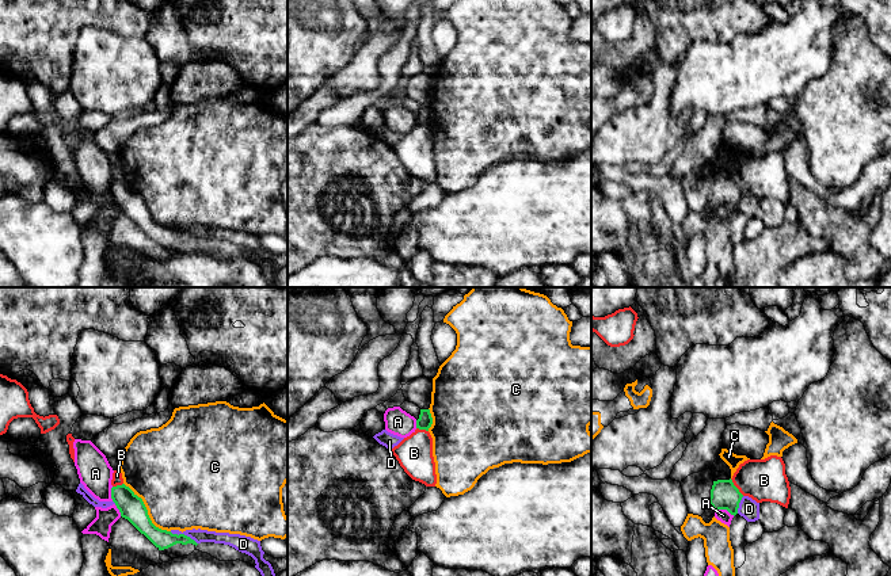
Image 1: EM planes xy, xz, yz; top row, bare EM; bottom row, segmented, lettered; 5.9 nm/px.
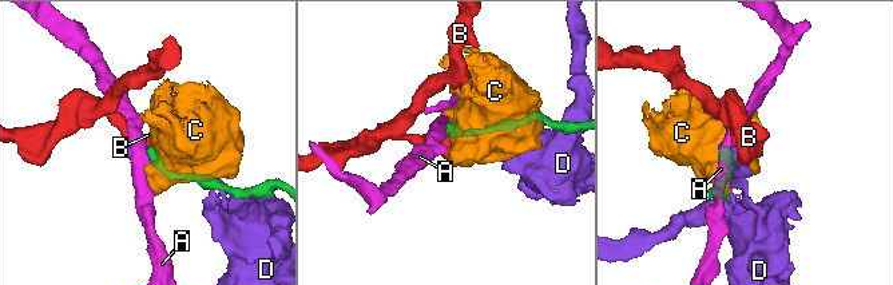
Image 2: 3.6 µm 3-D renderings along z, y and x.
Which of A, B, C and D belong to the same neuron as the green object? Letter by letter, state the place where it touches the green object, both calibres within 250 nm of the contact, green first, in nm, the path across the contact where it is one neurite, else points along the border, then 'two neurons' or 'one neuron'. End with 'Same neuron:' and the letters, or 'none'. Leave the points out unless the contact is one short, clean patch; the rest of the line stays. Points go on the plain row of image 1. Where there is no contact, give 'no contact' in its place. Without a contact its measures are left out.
A: contact yz (724, 205); calibres 170 and 80 nm; border yz (715, 208), (727, 206), (734, 212); two neurons
B: contact yz (735, 183); calibres 170 and 260 nm; border yz (730, 175), (743, 191); two neurons
C: contact xy (147, 208); calibres 150 and 480 nm; two neurons
D: contact xy (183, 231); calibres 110 and 80 nm; two neurons
Same neuron: none

